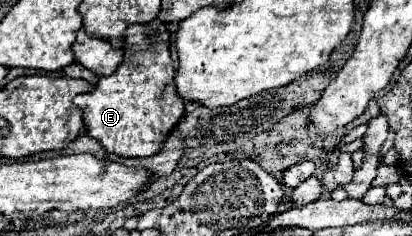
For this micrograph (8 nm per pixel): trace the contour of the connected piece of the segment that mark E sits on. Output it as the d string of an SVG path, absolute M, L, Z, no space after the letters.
M156 17L150 23L130 25L126 31L122 65L112 75L100 77L90 93L76 95L74 105L84 113L88 135L98 139L106 153L148 157L160 149L162 139L184 115L184 103L176 97L176 69L170 59L170 31L166 23Z

